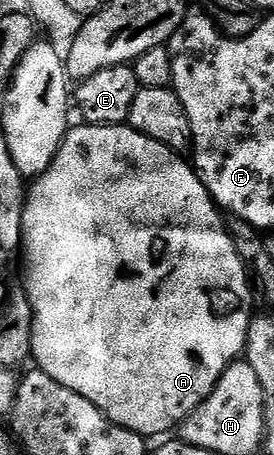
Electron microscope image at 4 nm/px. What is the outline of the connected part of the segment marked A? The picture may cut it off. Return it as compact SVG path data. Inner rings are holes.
M81 123L78 126L78 129L76 126L70 128L69 132L66 133L65 138L61 141L59 151L51 163L51 167L28 186L25 198L21 243L23 254L25 253L25 282L23 282L23 288L33 308L33 352L31 357L34 362L37 360L36 368L42 373L51 375L51 379L55 379L55 383L63 383L63 387L71 387L71 391L83 395L83 399L91 399L91 403L95 403L95 407L99 407L99 411L105 413L105 418L108 421L114 421L119 427L123 427L127 431L135 431L146 439L152 439L152 437L157 436L157 438L160 438L162 435L172 434L169 433L172 429L174 432L181 422L189 418L191 411L195 411L195 407L199 407L199 403L203 403L207 399L207 395L211 395L211 391L217 385L217 381L223 375L226 367L244 354L249 322L255 313L255 310L253 310L254 290L251 288L251 277L246 270L245 264L241 262L241 256L235 251L233 238L229 236L226 222L224 220L221 222L222 214L219 212L218 206L213 198L209 196L209 192L205 190L203 182L197 178L196 169L193 168L192 164L182 154L174 153L173 150L166 147L163 143L159 143L155 139L151 139L147 135L129 128L128 124L86 125Z

